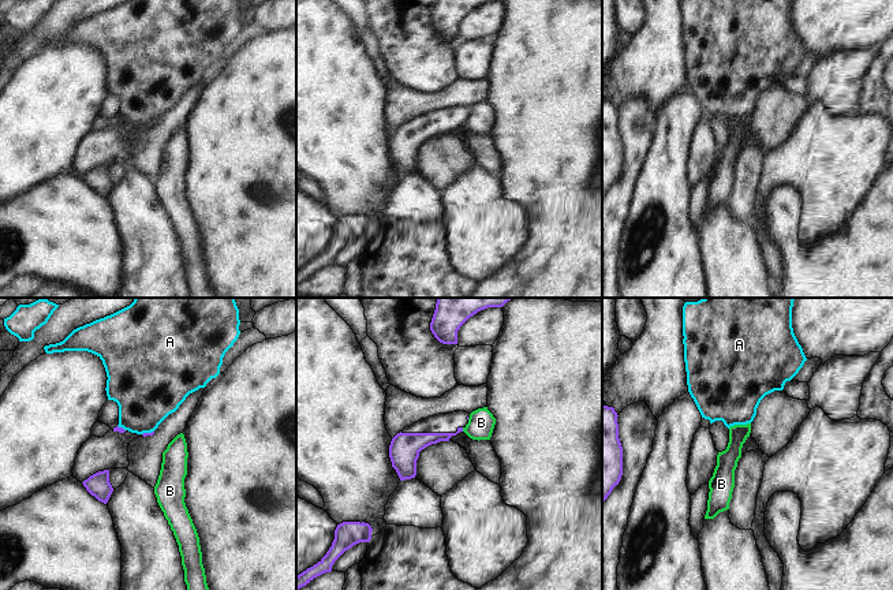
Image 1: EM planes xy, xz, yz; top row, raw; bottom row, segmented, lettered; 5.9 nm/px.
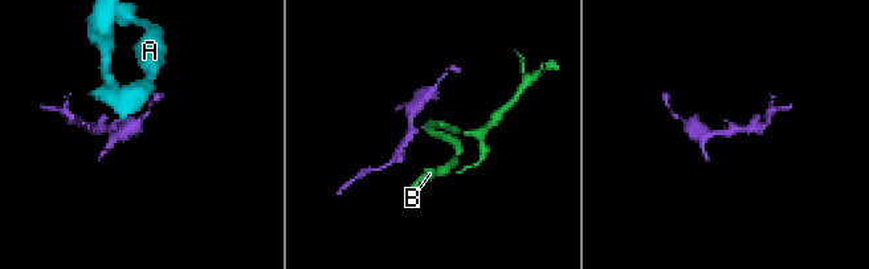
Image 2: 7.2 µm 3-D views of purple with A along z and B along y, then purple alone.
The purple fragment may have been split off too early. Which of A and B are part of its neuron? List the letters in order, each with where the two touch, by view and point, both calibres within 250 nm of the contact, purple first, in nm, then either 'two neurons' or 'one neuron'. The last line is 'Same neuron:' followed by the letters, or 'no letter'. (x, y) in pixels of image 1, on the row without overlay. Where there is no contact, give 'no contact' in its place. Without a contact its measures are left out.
A: xy (148, 127) | 20/380 nm | two neurons
B: xz (462, 123) | 100/160 nm | two neurons
Same neuron: no letter

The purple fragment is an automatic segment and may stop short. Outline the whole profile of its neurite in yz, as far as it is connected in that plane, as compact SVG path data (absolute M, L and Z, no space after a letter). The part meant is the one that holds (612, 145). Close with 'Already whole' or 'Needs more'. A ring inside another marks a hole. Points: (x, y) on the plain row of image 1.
M602 100L602 197L623 169L623 141L617 111L613 101Z. Already whole.

